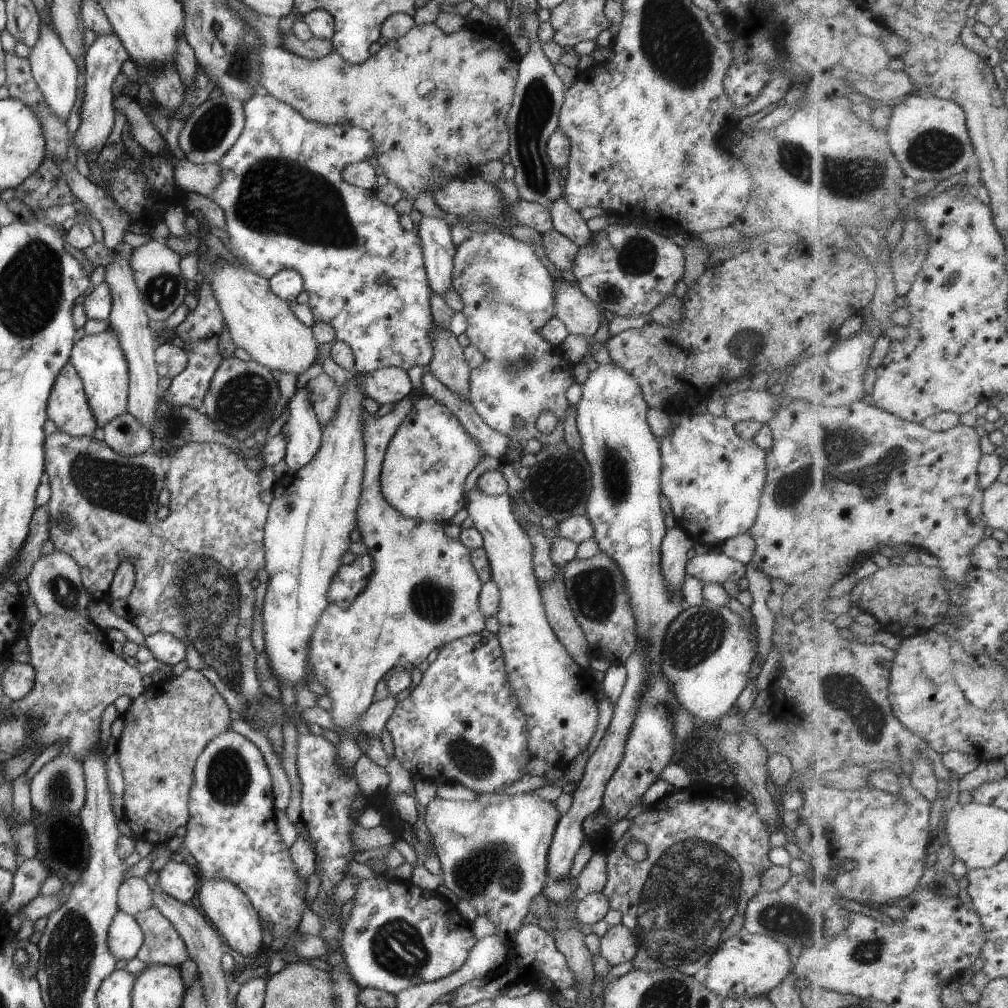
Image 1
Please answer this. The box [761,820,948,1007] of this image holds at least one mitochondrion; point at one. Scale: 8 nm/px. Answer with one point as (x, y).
(868, 951)

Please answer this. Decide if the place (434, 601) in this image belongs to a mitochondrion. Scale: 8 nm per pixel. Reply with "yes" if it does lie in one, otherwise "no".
yes

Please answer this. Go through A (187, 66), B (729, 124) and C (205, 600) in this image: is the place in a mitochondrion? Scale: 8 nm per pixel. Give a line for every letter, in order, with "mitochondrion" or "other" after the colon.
A: other
B: other
C: mitochondrion

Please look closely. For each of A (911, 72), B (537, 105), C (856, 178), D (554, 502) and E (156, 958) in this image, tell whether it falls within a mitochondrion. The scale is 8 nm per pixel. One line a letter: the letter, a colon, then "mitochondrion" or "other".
A: other
B: mitochondrion
C: mitochondrion
D: mitochondrion
E: other

